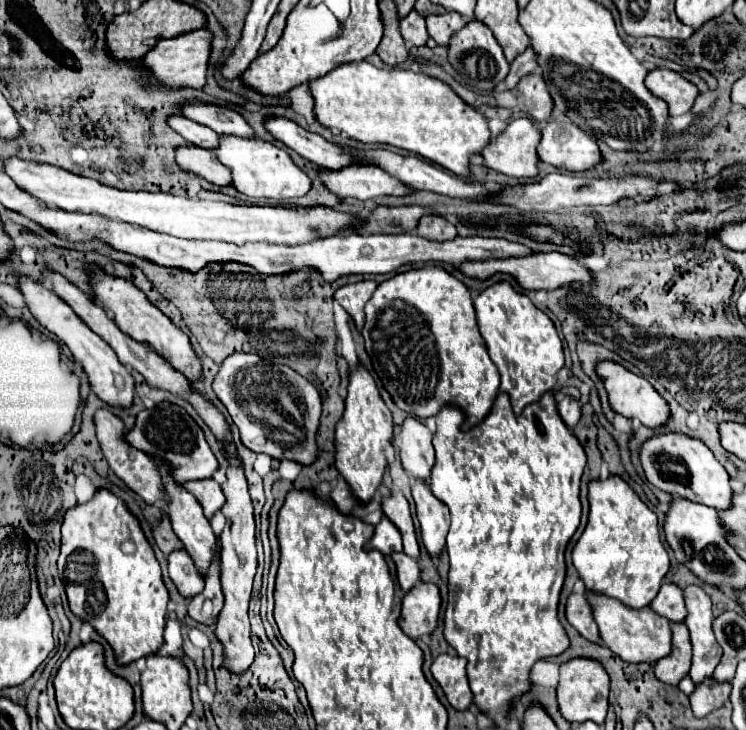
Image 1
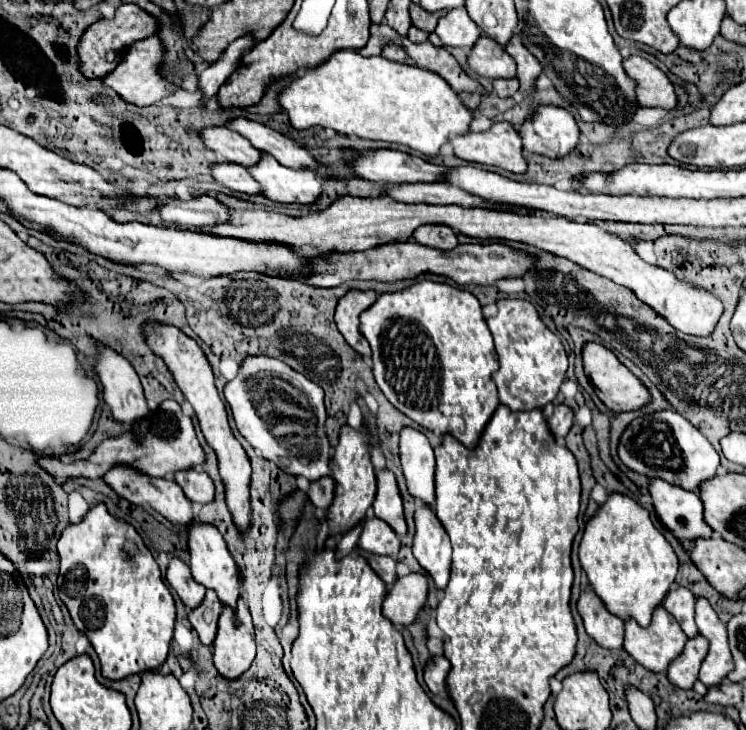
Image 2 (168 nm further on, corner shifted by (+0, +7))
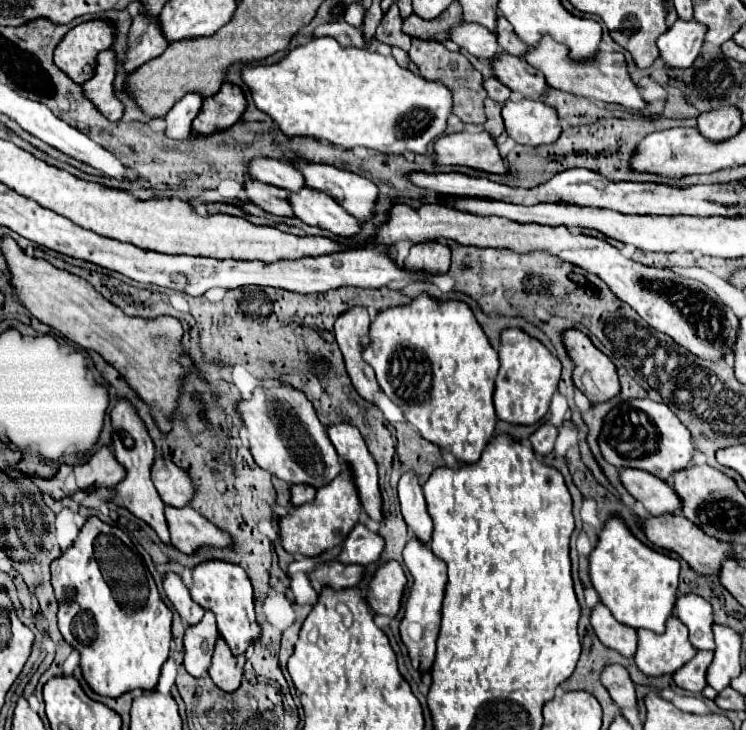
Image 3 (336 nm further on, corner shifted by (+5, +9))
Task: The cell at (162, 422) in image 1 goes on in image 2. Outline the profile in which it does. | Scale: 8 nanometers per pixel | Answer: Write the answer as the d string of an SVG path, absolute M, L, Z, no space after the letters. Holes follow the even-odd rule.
M172 399L164 401L154 413L150 413L146 419L142 419L138 437L142 437L142 439L134 441L134 435L122 433L122 437L118 437L118 439L102 441L94 449L94 453L90 453L86 459L78 459L78 461L66 465L66 463L58 461L56 457L38 457L38 465L44 467L58 485L64 485L68 479L76 479L76 477L100 479L114 465L134 467L136 471L140 471L142 475L148 475L148 477L166 477L176 471L198 467L204 463L204 451L196 439L192 419L186 417L182 413L180 405Z

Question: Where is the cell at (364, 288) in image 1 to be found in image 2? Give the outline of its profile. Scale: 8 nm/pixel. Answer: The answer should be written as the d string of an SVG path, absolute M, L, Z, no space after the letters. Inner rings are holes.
M348 291L348 295L344 295L336 307L336 325L338 325L340 333L344 335L346 343L354 351L358 351L358 355L362 355L364 359L370 357L370 345L366 343L366 339L358 331L358 325L360 325L358 317L376 299L378 297L374 291Z

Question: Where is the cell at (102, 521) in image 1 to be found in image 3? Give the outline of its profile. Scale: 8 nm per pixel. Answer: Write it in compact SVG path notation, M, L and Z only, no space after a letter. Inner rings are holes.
M95 515L89 517L75 543L61 551L61 555L51 563L51 577L59 603L59 631L65 641L81 653L83 677L91 689L107 697L119 697L133 689L155 689L161 667L169 657L171 611L159 597L155 581L129 535Z

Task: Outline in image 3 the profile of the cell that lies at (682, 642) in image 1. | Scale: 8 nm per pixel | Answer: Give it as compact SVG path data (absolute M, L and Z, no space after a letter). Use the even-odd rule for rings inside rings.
M697 651L695 657L687 665L683 665L681 669L673 673L673 681L677 683L677 687L685 691L701 693L703 687L707 685L705 671L711 661L713 661L713 651Z

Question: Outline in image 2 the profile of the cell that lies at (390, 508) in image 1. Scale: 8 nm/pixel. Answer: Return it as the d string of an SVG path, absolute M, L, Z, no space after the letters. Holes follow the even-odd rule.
M378 469L376 481L378 481L378 491L374 499L374 513L378 519L386 521L396 535L404 537L406 535L404 507L402 507L402 497L400 497L394 473L388 469Z

